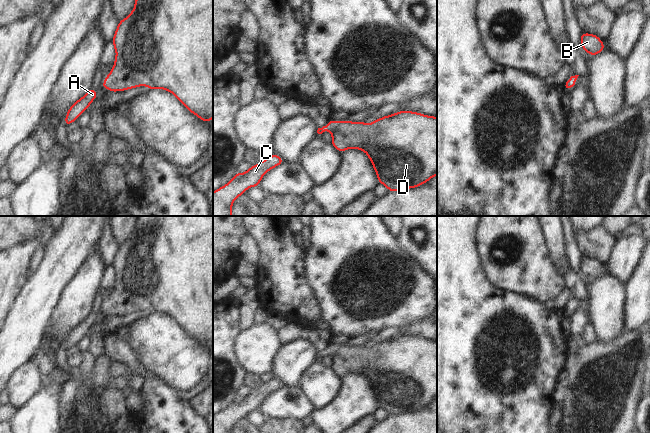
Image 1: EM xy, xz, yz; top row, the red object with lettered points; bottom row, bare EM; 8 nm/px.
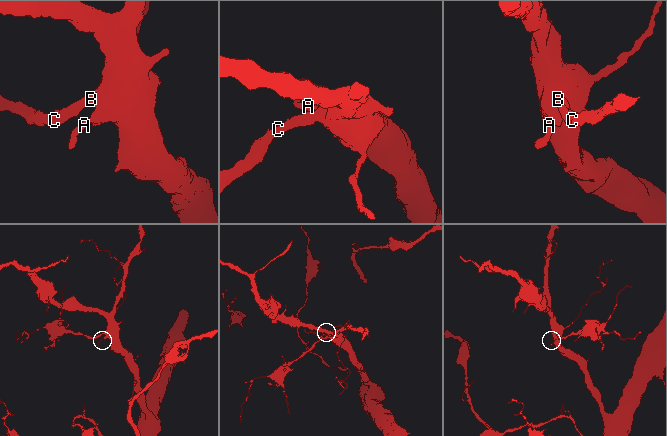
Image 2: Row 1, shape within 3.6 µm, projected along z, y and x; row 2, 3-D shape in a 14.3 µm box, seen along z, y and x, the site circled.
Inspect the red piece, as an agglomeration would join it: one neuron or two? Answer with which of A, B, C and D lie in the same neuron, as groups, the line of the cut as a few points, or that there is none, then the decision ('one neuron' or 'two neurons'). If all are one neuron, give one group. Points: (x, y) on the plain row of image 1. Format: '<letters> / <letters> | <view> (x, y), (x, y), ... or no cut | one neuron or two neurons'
A B C D | no cut | one neuron

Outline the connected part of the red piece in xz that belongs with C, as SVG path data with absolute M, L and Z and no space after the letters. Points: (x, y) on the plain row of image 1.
M274 377L263 385L251 389L244 397L236 395L228 407L213 415L213 433L232 433L235 423L244 419L249 412L259 411L264 399L283 387L285 385Z

